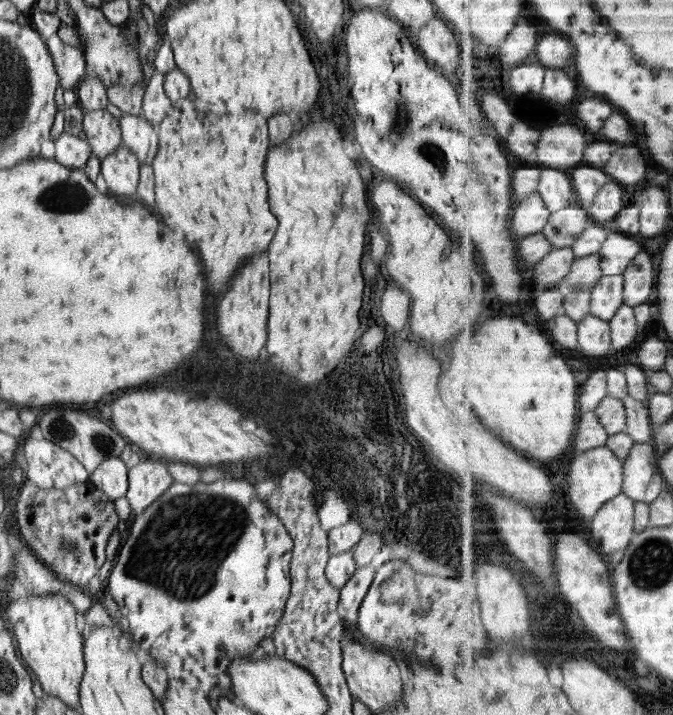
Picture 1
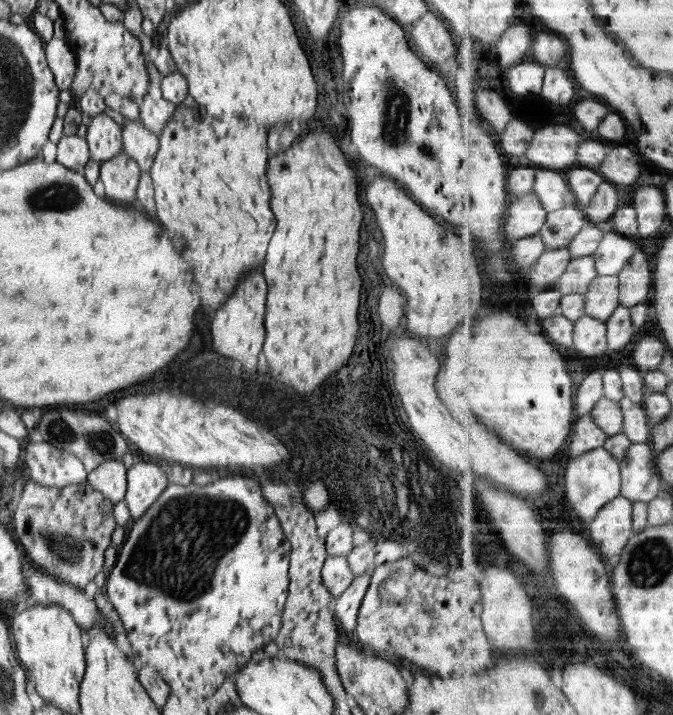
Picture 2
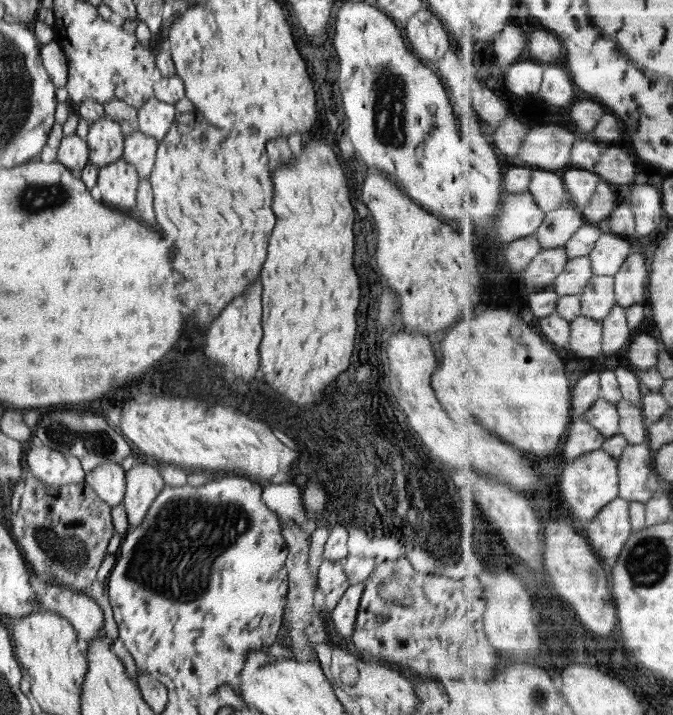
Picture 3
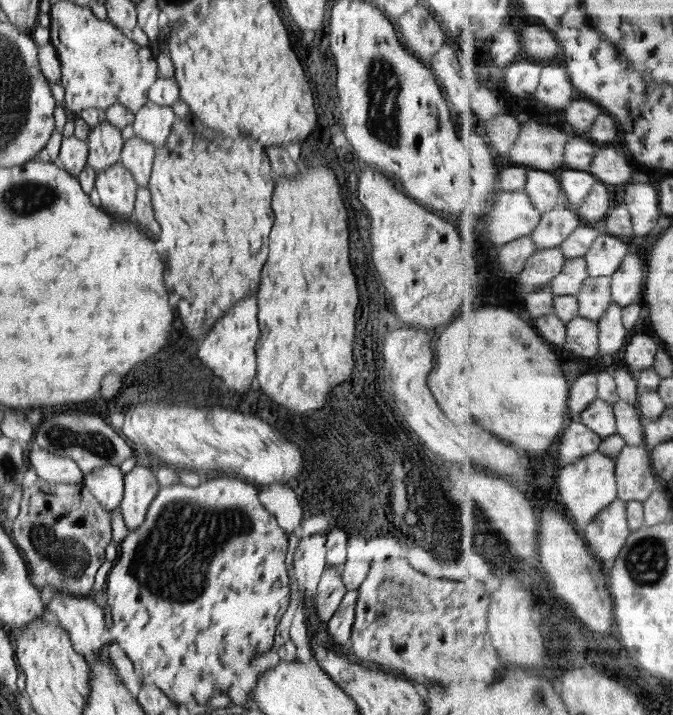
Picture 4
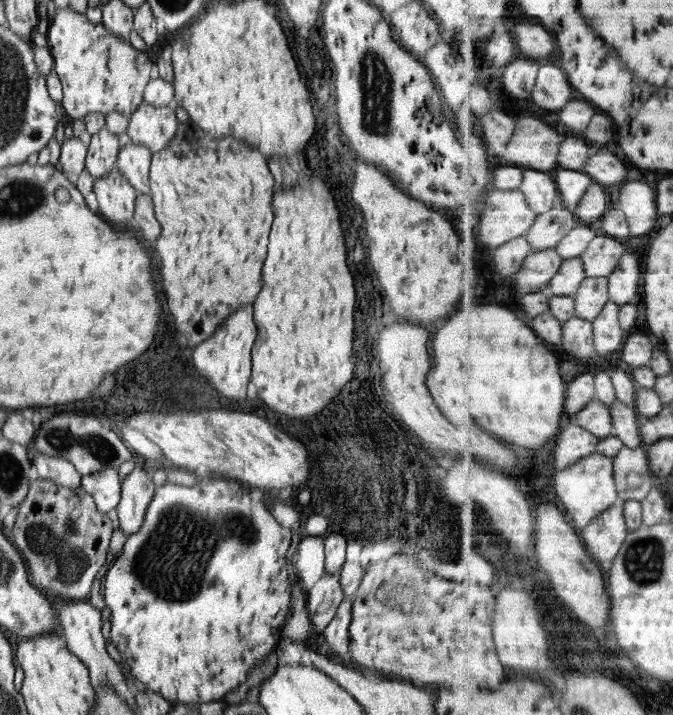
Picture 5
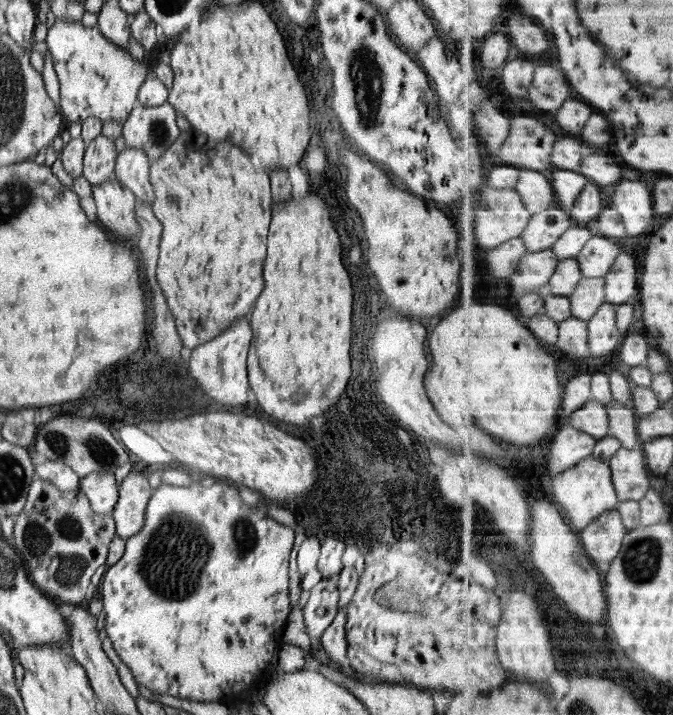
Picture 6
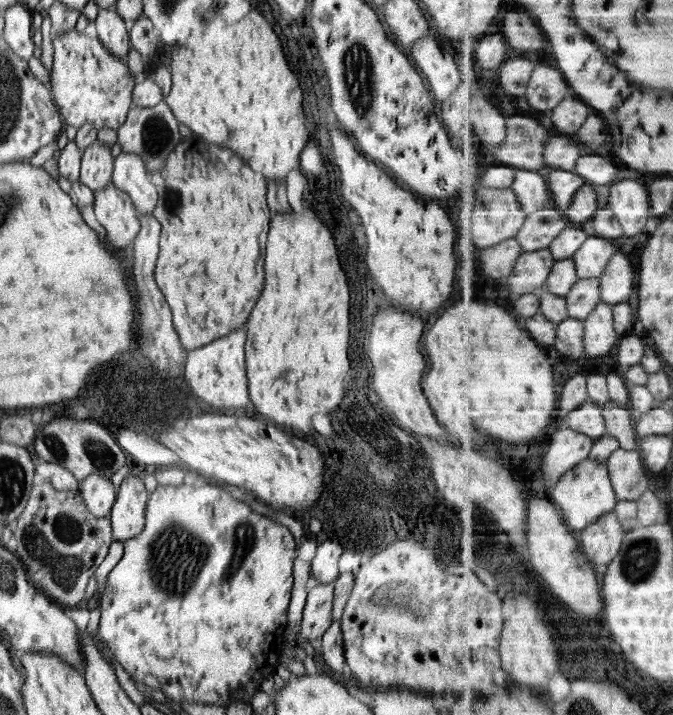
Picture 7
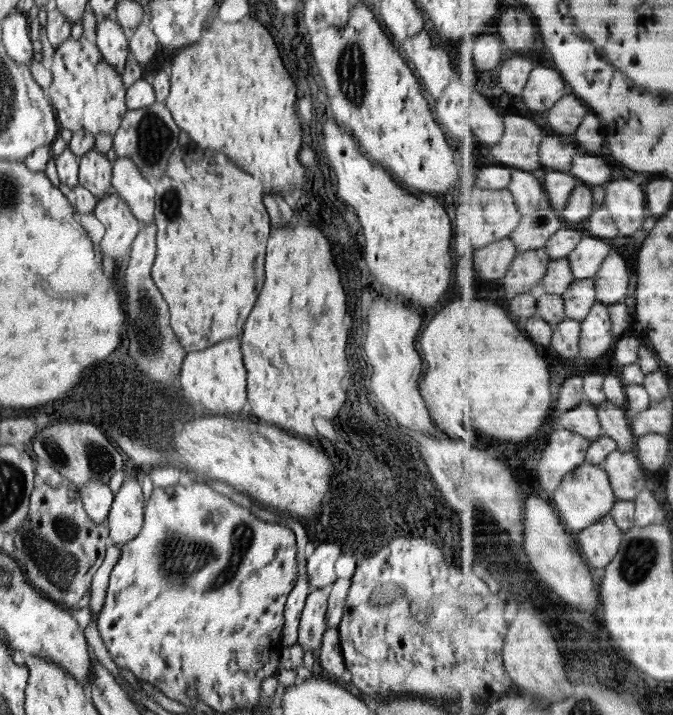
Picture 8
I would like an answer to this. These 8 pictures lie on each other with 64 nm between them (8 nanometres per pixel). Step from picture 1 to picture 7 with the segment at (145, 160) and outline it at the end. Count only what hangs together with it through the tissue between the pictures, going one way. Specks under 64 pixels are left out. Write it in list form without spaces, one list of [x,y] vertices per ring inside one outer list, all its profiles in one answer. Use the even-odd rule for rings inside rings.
[[[120,153],[113,162],[112,184],[129,194],[135,209],[148,214],[157,203],[157,188],[150,179],[142,157],[134,153]]]

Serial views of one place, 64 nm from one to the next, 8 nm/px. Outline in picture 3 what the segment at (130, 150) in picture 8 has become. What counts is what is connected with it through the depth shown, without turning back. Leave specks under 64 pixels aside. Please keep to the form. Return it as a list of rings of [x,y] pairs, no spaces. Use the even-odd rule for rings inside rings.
[[[154,94],[137,111],[136,129],[156,142],[164,140],[177,113],[174,105],[159,101]]]

